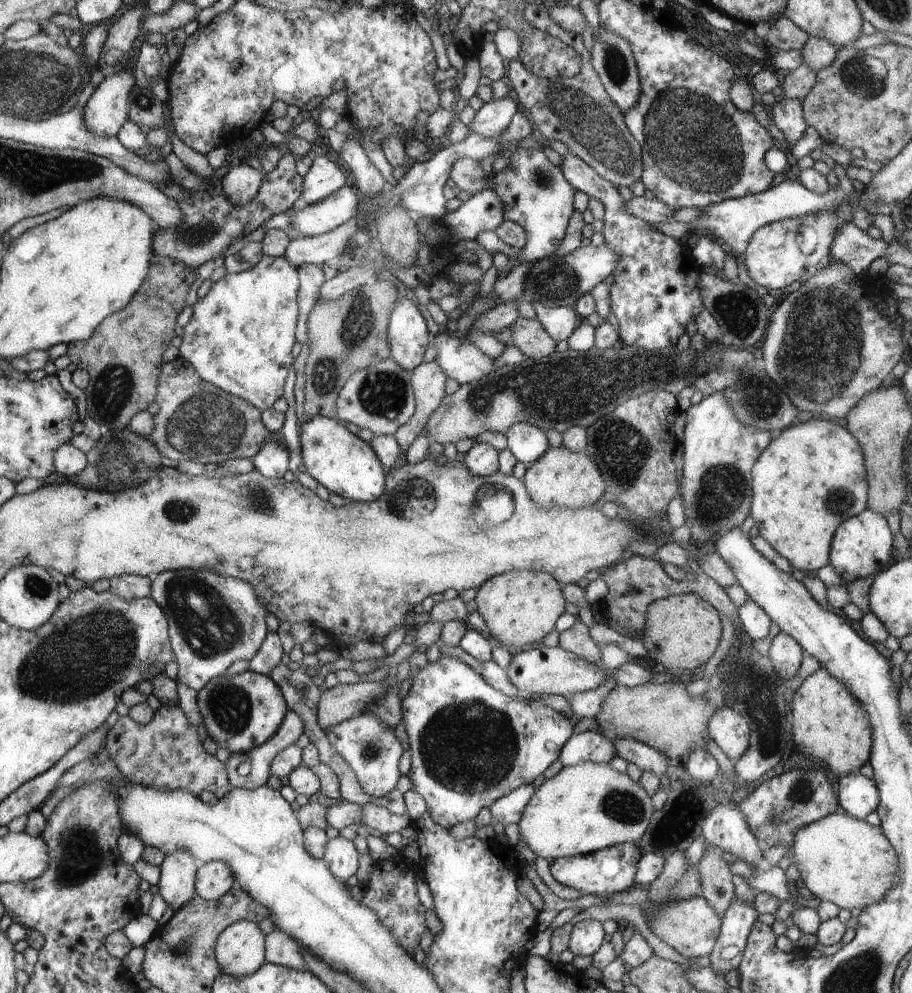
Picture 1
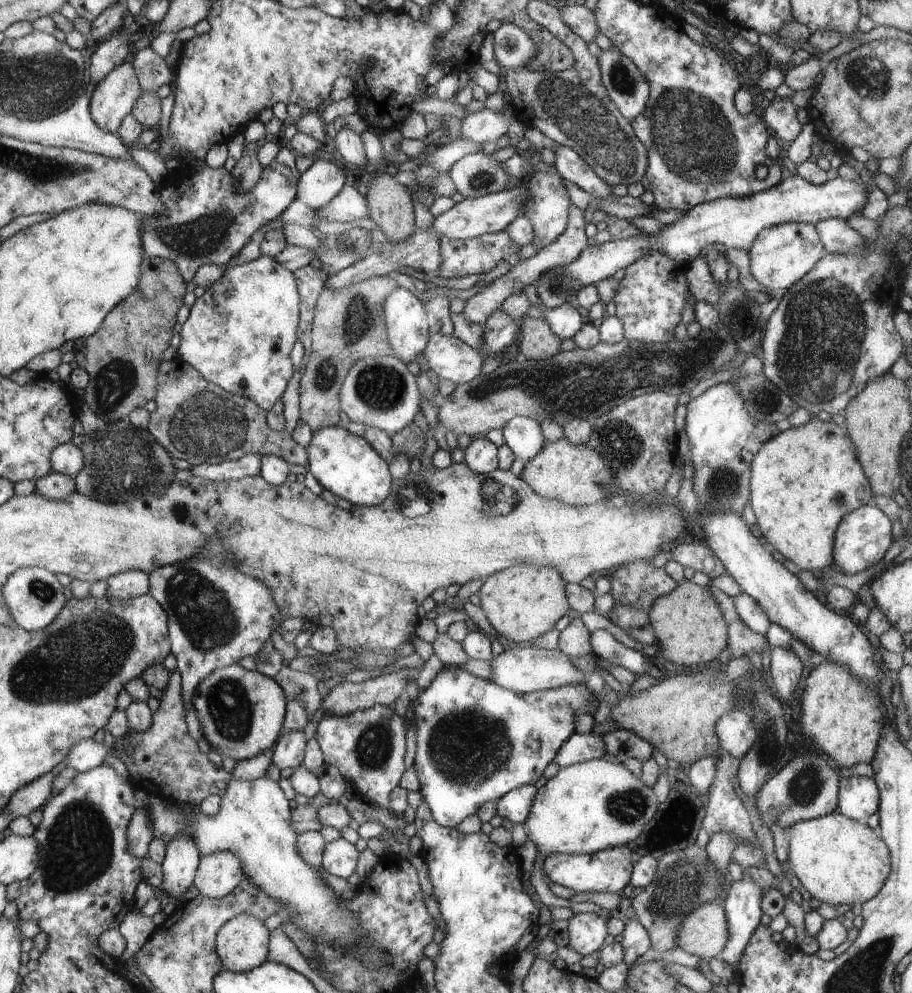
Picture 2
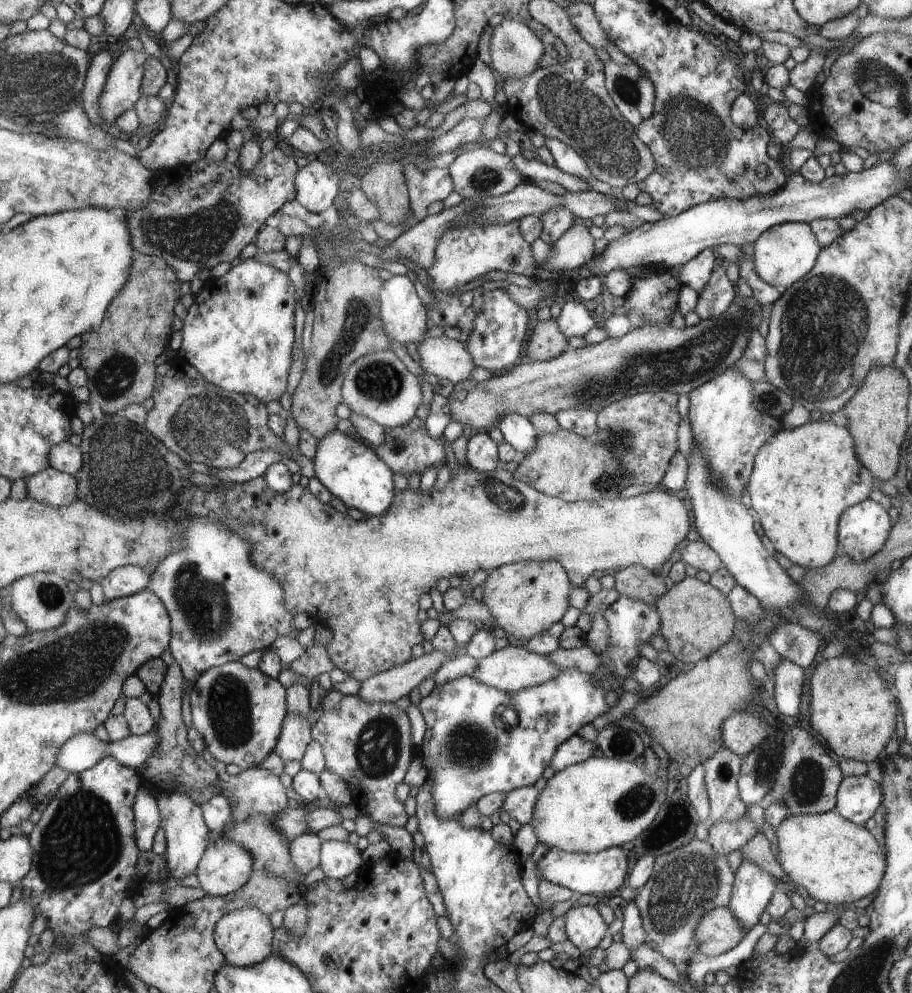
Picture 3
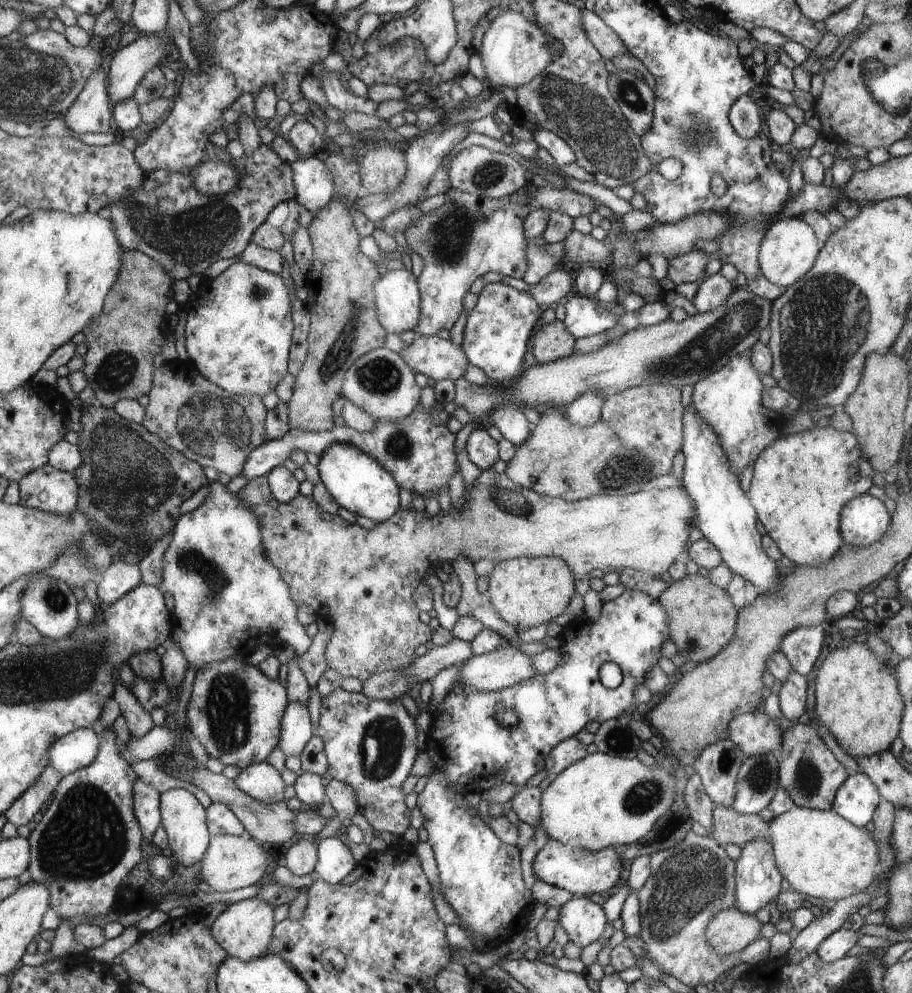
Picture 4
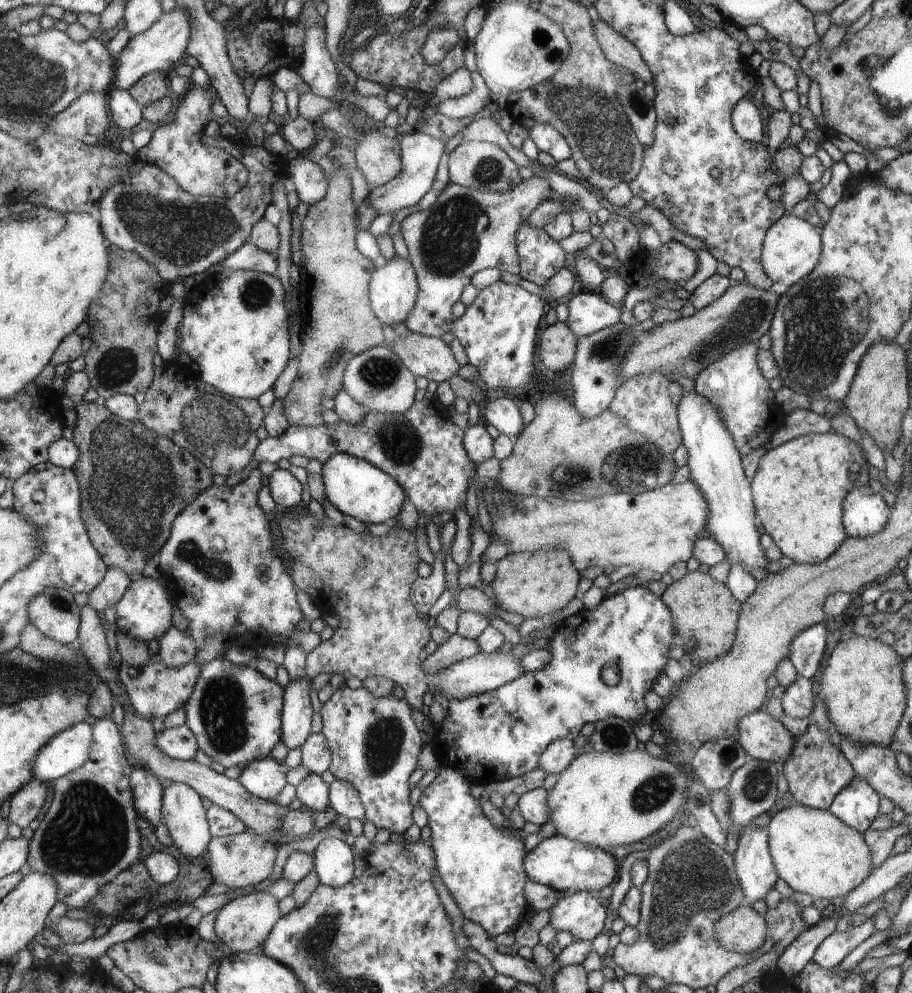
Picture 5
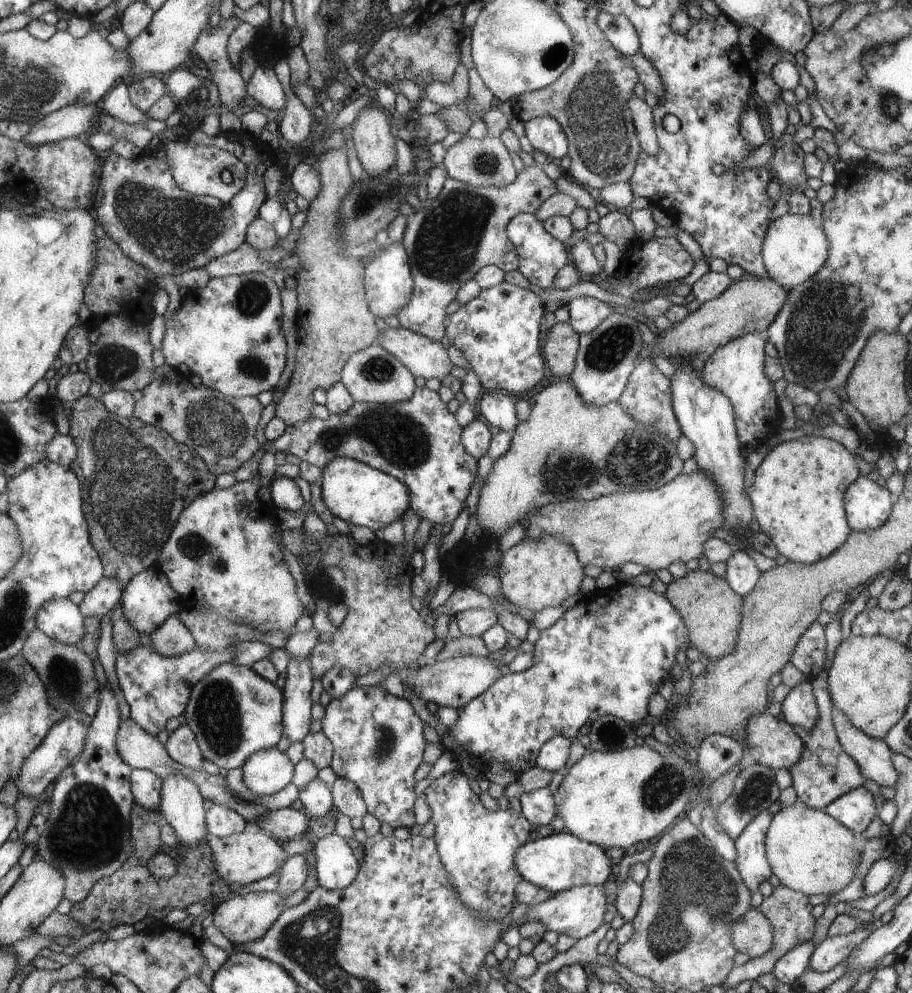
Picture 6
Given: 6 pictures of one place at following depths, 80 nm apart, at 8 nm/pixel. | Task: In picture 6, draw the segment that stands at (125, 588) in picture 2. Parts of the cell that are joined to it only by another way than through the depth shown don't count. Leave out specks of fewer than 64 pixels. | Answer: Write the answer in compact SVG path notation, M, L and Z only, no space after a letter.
M106 577L85 594L79 607L86 617L101 618L109 610L116 608L116 605L121 602L122 593L121 582L117 578Z

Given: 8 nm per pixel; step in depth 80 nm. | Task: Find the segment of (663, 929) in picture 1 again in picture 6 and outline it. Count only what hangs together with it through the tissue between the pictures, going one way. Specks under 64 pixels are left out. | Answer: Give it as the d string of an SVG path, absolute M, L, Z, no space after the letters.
M752 908L745 915L742 915L732 926L732 942L738 952L749 954L752 959L760 958L760 956L773 950L774 944L774 928L765 913L761 913L758 909Z

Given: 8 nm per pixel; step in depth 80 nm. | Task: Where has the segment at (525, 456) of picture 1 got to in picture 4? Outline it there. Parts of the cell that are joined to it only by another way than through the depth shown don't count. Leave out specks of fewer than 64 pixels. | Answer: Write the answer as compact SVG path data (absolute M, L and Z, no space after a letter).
M514 404L500 405L489 416L488 424L494 424L504 439L520 446L530 436L532 424L526 419L522 408Z

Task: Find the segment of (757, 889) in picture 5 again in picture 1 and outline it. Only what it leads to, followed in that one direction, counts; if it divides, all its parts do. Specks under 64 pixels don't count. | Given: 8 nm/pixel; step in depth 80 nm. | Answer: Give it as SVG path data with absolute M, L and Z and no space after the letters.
M737 898L724 913L717 942L710 956L711 968L726 974L739 967L752 925L758 915L752 906L741 904Z

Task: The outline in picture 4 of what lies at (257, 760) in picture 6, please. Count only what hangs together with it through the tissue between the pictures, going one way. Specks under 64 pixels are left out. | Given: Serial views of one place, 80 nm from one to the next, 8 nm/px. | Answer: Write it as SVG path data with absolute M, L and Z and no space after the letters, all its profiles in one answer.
M252 763L233 780L250 798L266 804L284 801L284 780L280 772L266 763Z

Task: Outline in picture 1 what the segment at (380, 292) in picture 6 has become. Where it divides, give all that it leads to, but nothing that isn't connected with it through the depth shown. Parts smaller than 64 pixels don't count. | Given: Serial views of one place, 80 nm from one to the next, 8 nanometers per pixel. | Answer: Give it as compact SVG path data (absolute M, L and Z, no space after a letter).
M398 300L389 320L388 339L392 347L390 358L407 371L412 372L424 363L424 350L430 336L422 314L412 300Z

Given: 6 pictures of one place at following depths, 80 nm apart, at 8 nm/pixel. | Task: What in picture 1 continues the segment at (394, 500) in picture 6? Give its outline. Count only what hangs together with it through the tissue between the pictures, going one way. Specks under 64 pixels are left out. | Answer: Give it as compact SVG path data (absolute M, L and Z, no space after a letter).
M322 415L305 420L298 427L300 436L301 462L316 482L346 499L356 502L372 502L380 499L385 491L386 472L380 458L376 458L375 450L370 448L358 435L354 435L339 422Z

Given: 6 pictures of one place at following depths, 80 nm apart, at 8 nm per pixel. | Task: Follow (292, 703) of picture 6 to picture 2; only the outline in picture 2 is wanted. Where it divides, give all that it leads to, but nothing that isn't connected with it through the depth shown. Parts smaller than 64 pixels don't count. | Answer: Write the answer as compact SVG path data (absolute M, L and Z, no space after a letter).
M288 732L286 735L278 738L277 745L274 747L272 764L278 770L294 770L301 766L307 741L303 736L303 732Z

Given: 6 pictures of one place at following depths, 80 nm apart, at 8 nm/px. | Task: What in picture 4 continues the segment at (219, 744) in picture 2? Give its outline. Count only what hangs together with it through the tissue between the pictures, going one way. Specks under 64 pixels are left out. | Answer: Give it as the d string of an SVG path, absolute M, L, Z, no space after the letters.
M228 659L221 663L210 663L196 671L194 688L187 705L188 731L202 743L209 756L218 758L225 766L247 769L252 763L264 762L270 752L278 746L286 707L289 706L288 688L278 679L272 680L258 667L243 659Z

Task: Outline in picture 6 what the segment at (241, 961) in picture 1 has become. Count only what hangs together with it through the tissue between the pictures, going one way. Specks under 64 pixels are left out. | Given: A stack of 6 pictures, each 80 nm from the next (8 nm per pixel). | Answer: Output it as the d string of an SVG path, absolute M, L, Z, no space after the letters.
M260 891L238 895L235 898L227 898L213 910L214 926L230 940L233 945L250 944L260 940L270 927L277 922L282 912L288 908L285 906L285 897L277 891Z

